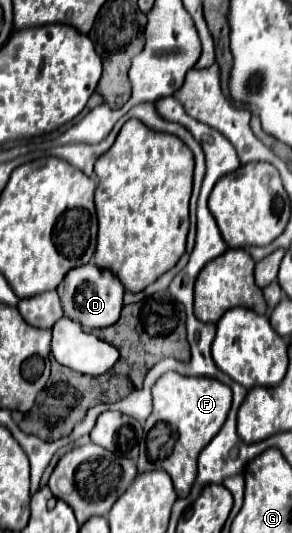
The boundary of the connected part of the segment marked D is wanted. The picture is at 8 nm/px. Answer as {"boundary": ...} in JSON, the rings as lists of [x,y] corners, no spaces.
{"boundary":[[[95,263],[81,265],[79,269],[69,271],[69,275],[63,279],[63,283],[57,287],[57,293],[61,297],[61,305],[65,311],[65,317],[81,323],[87,329],[95,327],[109,327],[117,323],[123,307],[123,285],[111,271],[99,269]]]}

